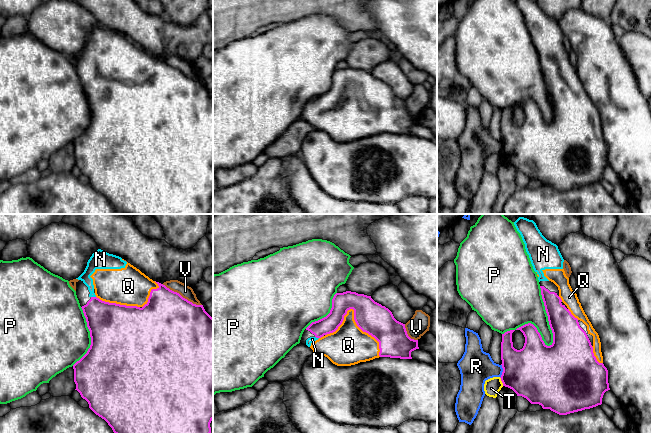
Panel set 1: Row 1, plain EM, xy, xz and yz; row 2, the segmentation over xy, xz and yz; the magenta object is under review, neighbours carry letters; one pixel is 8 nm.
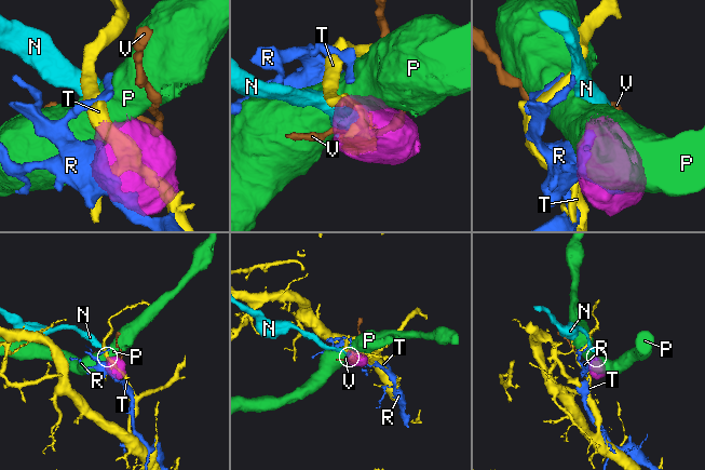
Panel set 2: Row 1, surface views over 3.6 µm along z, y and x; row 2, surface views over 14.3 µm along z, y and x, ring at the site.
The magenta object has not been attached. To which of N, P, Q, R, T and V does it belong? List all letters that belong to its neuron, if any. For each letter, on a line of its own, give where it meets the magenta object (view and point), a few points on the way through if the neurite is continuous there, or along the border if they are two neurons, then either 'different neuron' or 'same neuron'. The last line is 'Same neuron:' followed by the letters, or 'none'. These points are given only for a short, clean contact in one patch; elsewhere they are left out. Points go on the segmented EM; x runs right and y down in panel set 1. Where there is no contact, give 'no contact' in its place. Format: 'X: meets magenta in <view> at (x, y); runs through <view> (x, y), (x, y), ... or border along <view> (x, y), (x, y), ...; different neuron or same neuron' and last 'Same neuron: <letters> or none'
N: meets magenta in xy at (93, 297); same neuron
P: meets magenta in yz at (553, 342); different neuron
Q: meets magenta in xz at (354, 318); same neuron
R: meets magenta in yz at (503, 371); border along yz (501, 364), (502, 371), (500, 377); different neuron
T: meets magenta in yz at (501, 380); border along yz (499, 377), (503, 385); different neuron
V: meets magenta in xy at (181, 296); different neuron
Same neuron: N, Q

